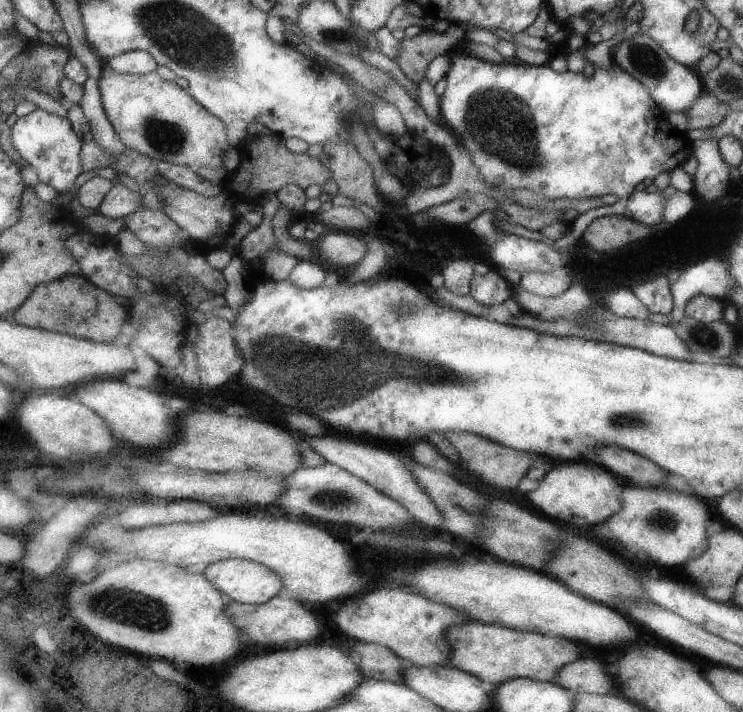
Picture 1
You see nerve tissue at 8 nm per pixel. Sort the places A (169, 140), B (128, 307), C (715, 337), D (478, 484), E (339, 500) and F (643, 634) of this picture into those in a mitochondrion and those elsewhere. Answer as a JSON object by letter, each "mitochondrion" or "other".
{"A":"mitochondrion","B":"other","C":"mitochondrion","D":"other","E":"mitochondrion","F":"other"}

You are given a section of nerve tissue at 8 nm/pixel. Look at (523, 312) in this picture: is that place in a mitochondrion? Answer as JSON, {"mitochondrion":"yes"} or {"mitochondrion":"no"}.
{"mitochondrion":"no"}

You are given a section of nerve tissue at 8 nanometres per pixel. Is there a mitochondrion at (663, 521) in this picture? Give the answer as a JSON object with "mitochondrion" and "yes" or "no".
{"mitochondrion":"yes"}

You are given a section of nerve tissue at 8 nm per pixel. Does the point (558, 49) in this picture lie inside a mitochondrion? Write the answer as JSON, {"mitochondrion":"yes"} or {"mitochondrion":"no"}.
{"mitochondrion":"no"}

